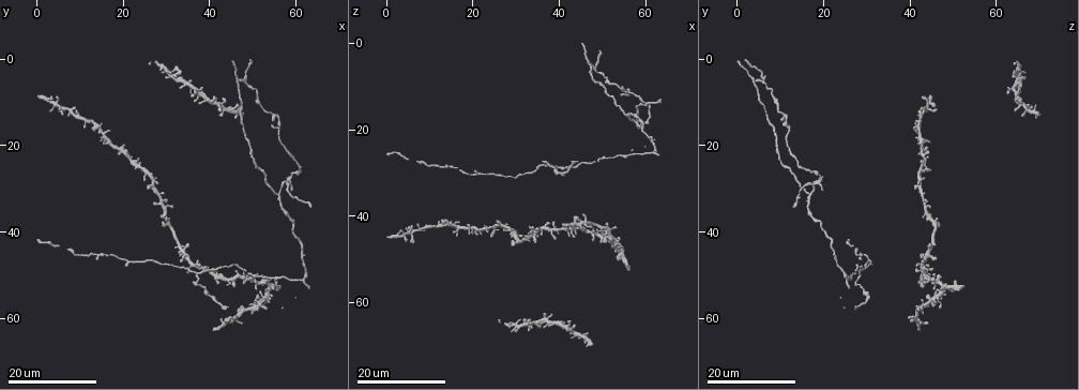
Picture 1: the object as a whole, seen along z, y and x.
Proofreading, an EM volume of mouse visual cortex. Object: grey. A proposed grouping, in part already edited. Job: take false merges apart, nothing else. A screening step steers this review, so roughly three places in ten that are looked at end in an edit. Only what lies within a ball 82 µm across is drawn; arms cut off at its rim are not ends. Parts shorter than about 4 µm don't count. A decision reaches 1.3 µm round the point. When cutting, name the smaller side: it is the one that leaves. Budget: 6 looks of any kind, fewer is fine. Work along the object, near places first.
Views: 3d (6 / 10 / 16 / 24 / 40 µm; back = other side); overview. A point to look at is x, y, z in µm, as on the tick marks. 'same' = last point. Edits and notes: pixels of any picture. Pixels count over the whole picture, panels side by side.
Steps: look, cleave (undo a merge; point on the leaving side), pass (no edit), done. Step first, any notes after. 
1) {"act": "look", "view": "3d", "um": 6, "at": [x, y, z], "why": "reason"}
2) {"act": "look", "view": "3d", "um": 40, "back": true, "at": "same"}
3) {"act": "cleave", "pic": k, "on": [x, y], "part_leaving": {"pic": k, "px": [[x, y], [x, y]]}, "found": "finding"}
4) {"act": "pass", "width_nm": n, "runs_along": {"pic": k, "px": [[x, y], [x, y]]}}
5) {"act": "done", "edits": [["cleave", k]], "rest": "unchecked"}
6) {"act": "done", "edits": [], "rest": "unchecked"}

{"act": "look", "view": "3d", "um": 24, "at": [51.0, 7.5, 7.5], "why": "thick turns thin"}

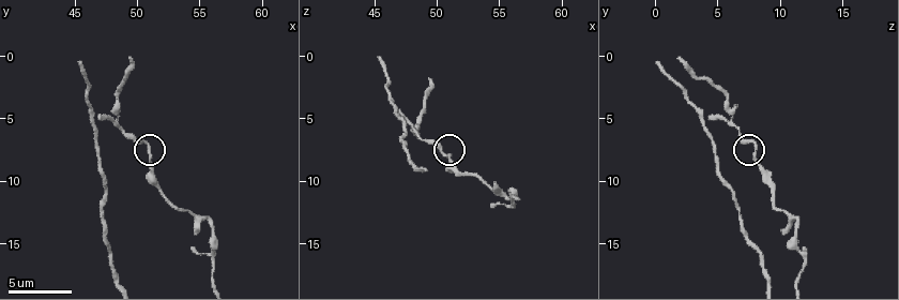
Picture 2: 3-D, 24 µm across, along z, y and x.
{"act": "look", "view": "3d", "um": 10, "at": [50.8, 7.0, 8.0]}

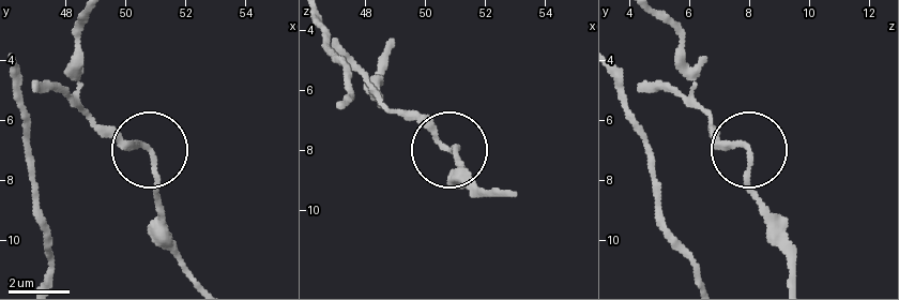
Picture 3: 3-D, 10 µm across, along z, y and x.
{"act": "pass", "runs_along": {"pic": 3, "px": [[796, 278], [753, 185], [748, 149], [691, 108]]}, "found": "one neuron here"}

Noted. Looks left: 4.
{"act": "look", "view": "3d", "um": 10, "at": [56.0, 16.4, 12.0], "why": "calibre changes"}

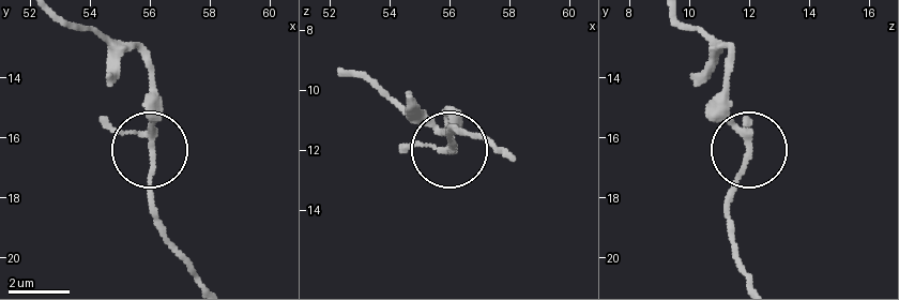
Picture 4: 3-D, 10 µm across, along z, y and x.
{"act": "pass", "runs_along": {"pic": 4, "px": [[751, 280], [730, 226], [746, 141], [726, 83]]}, "found": "all the same neuron"}

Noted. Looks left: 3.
{"act": "look", "view": "3d", "um": 16, "at": [58.0, 29.0, 18.5], "why": "four-way junction"}

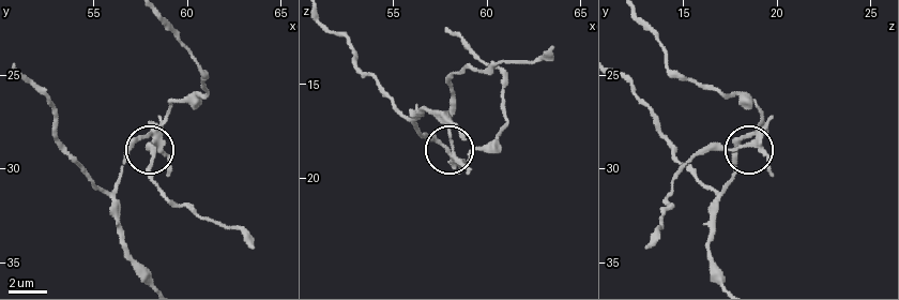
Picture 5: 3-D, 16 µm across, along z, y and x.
{"act": "look", "view": "3d", "um": 10, "at": [58.2, 28.8, 18.3]}

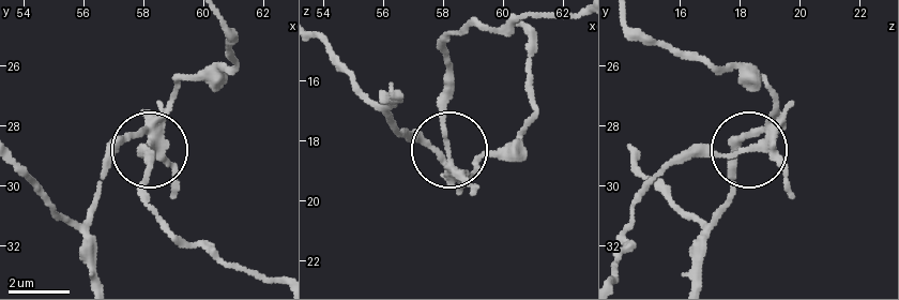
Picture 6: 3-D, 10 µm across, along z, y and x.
{"act": "cleave", "pic": 6, "on": [171, 163], "arms": 4, "part_leaving": {"pic": 6, "px": [[151, 125], [142, 184], [166, 223], [188, 243], [273, 279]]}, "found": "a second neuron is stuck on"}

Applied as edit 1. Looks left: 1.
{"act": "done", "edits": [["cleave", 6]], "rest": "unchecked"}

